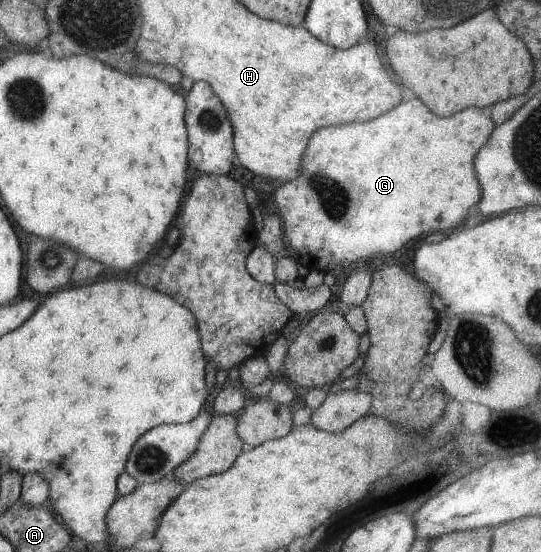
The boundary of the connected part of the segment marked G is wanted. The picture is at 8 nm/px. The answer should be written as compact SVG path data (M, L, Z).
M411 100L365 124L327 126L317 130L301 156L299 174L280 183L273 194L283 220L282 234L293 258L299 258L298 261L307 267L331 273L341 262L355 262L375 255L386 259L417 236L451 230L463 215L467 217L467 211L481 196L473 159L494 125L489 108L465 108L449 118L433 118L423 102Z

